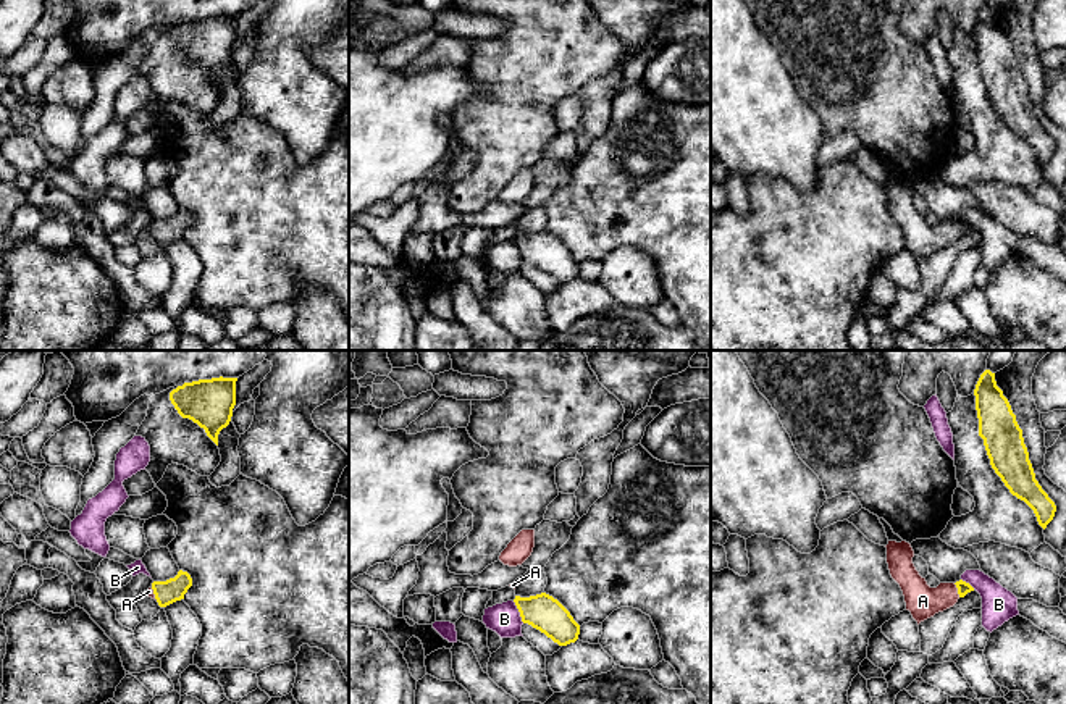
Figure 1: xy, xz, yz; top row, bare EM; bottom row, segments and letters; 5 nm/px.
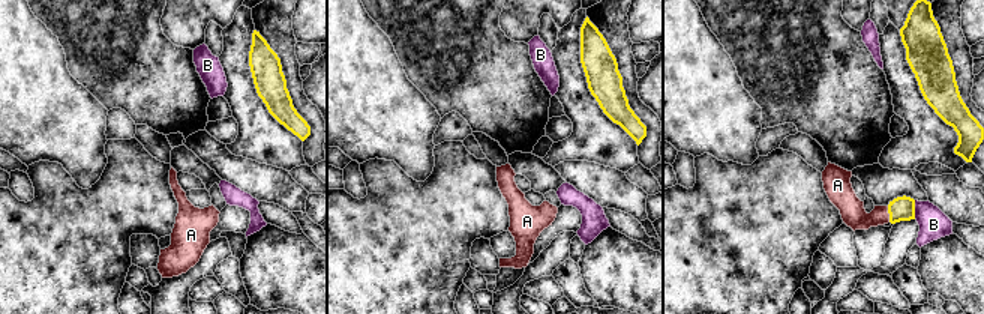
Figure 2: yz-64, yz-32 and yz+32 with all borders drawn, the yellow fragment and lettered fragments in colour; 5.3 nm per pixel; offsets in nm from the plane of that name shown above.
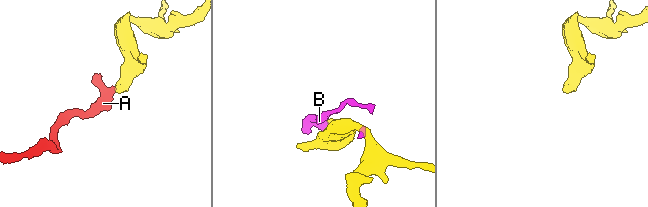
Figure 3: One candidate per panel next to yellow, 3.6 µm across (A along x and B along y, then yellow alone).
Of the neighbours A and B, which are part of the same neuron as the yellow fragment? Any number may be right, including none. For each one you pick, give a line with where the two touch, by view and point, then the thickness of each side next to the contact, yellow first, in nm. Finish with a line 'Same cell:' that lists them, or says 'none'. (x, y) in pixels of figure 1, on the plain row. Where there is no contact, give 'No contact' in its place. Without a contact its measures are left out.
A: Touches yellow at yz (958, 228). Thickness 60 nm (yellow) against 160 nm
Same cell: A

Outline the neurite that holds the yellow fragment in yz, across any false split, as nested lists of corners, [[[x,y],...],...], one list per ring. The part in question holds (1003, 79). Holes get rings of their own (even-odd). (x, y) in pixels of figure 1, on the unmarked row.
[[[985,8],[974,27],[979,57],[979,74],[984,78],[990,103],[1013,134],[1024,139],[1045,168],[1053,158],[1056,144],[1035,118],[1022,68],[1016,60],[995,11]]]

